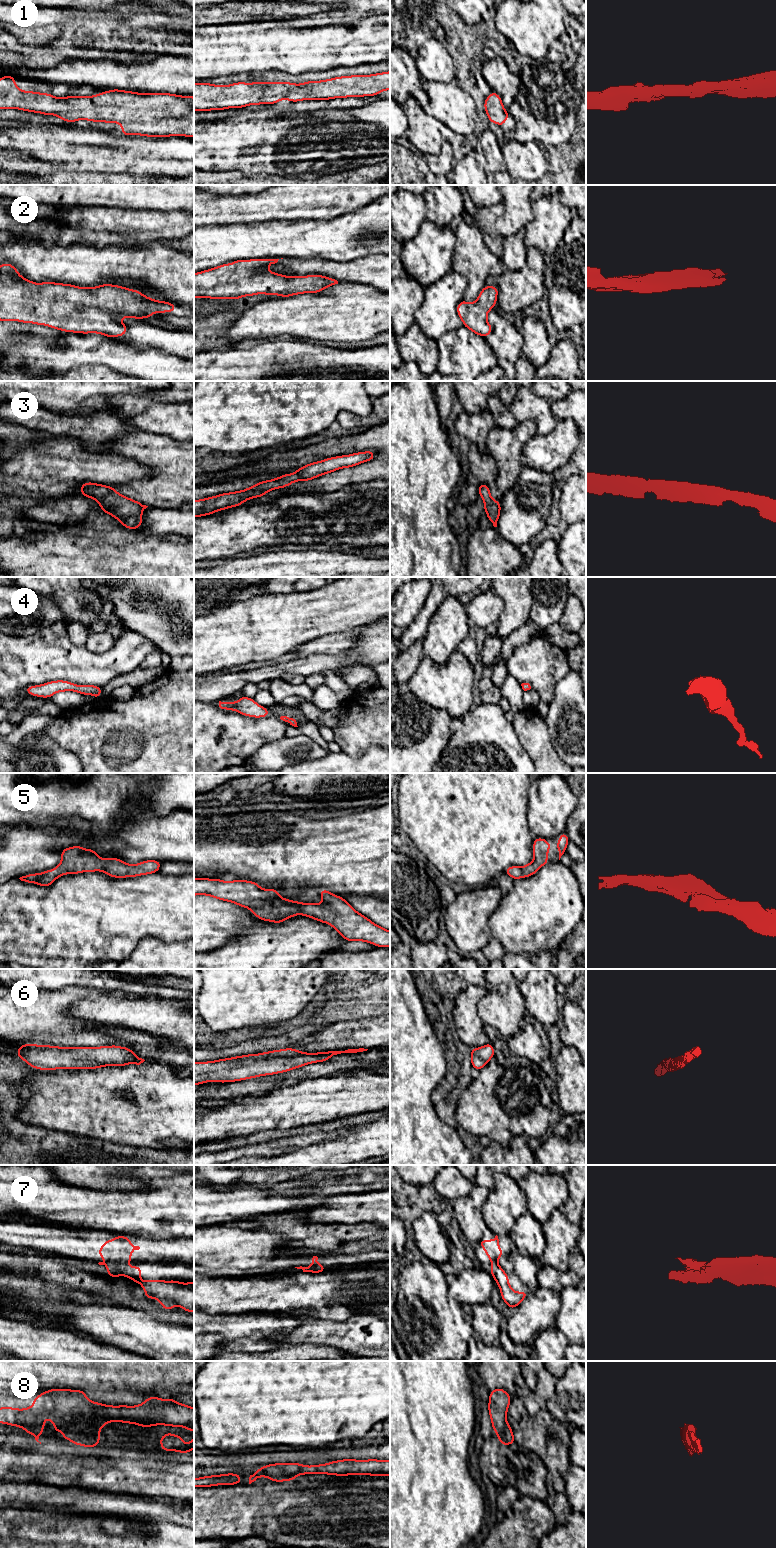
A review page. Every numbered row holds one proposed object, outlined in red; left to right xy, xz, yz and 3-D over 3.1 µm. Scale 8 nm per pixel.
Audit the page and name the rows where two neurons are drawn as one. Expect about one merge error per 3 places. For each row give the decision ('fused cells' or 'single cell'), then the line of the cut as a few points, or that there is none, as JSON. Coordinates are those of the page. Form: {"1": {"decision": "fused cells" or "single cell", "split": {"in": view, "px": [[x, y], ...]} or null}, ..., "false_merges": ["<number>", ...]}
{"1": {"decision": "single cell", "split": null}, "2": {"decision": "single cell", "split": null}, "3": {"decision": "single cell", "split": null}, "4": {"decision": "single cell", "split": null}, "5": {"decision": "single cell", "split": null}, "6": {"decision": "single cell", "split": null}, "7": {"decision": "fused cells", "split": {"in": "xy", "px": [[106, 1263], [126, 1264]]}}, "8": {"decision": "single cell", "split": null}, "false_merges": ["7"]}

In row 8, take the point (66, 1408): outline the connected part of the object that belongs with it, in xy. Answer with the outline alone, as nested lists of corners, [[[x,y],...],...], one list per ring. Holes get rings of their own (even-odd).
[[[51,1389],[42,1392],[40,1395],[33,1399],[33,1405],[29,1408],[17,1409],[11,1407],[0,1408],[0,1423],[22,1427],[25,1431],[24,1434],[33,1434],[37,1442],[40,1435],[43,1433],[45,1426],[44,1416],[47,1416],[49,1420],[54,1424],[54,1432],[58,1433],[60,1430],[63,1432],[63,1440],[69,1439],[74,1445],[82,1445],[87,1448],[92,1448],[100,1443],[100,1429],[108,1422],[113,1423],[119,1421],[122,1423],[133,1423],[141,1427],[153,1427],[155,1425],[166,1425],[175,1427],[185,1427],[187,1431],[192,1432],[194,1430],[194,1408],[177,1403],[173,1398],[160,1399],[156,1396],[148,1397],[142,1404],[135,1406],[112,1406],[105,1405],[98,1402],[92,1402],[86,1397],[85,1391],[82,1390],[68,1390],[68,1389]],[[39,1442],[41,1444],[41,1442]]]

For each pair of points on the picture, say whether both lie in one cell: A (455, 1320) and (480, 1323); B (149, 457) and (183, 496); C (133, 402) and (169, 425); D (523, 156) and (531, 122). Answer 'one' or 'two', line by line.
A: two
B: one
C: one
D: two

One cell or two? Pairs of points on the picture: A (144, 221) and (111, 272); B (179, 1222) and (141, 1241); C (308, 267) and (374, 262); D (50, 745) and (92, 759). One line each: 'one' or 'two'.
A: two
B: two
C: one
D: two

